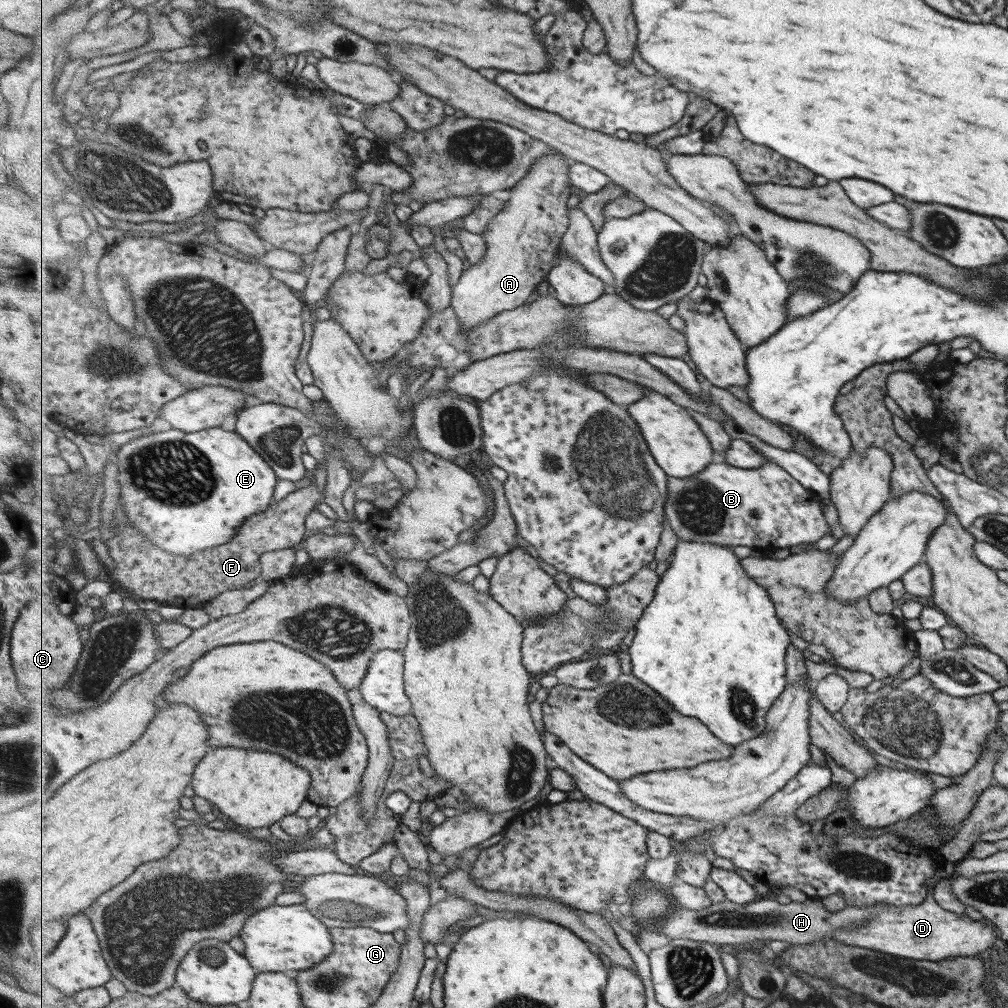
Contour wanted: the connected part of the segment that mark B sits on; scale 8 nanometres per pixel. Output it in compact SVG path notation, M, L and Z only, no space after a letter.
M716 461L687 480L670 478L670 495L664 509L678 540L772 550L831 535L817 498L777 464L769 462L749 470Z

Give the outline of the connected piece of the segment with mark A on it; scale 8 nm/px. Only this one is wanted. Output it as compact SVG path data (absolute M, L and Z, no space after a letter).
M559 152L543 155L534 162L534 166L510 192L510 199L505 208L486 226L484 239L487 254L484 260L475 266L463 270L459 280L453 288L452 308L458 314L464 329L479 326L490 321L505 311L513 310L525 304L527 298L533 294L537 284L545 281L551 269L560 257L560 249L570 227L569 199L575 190L570 177L570 160Z

